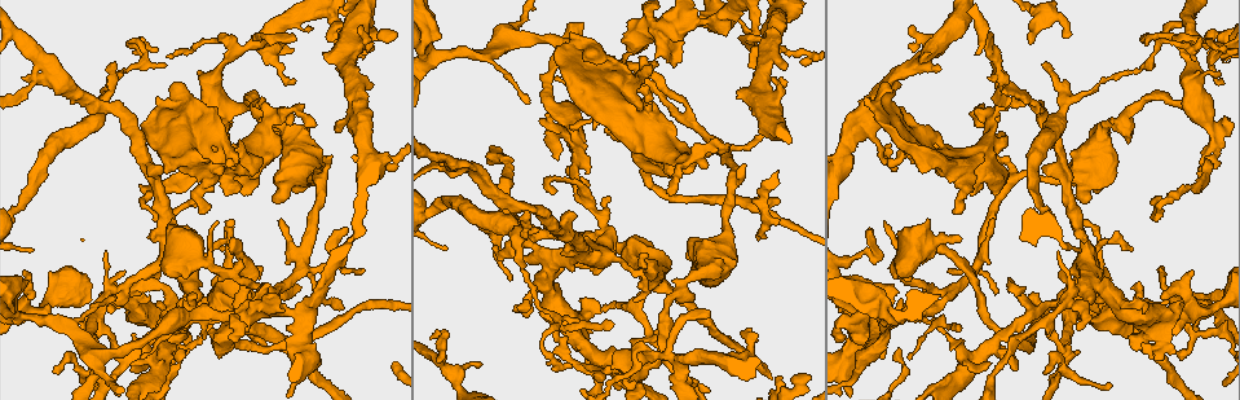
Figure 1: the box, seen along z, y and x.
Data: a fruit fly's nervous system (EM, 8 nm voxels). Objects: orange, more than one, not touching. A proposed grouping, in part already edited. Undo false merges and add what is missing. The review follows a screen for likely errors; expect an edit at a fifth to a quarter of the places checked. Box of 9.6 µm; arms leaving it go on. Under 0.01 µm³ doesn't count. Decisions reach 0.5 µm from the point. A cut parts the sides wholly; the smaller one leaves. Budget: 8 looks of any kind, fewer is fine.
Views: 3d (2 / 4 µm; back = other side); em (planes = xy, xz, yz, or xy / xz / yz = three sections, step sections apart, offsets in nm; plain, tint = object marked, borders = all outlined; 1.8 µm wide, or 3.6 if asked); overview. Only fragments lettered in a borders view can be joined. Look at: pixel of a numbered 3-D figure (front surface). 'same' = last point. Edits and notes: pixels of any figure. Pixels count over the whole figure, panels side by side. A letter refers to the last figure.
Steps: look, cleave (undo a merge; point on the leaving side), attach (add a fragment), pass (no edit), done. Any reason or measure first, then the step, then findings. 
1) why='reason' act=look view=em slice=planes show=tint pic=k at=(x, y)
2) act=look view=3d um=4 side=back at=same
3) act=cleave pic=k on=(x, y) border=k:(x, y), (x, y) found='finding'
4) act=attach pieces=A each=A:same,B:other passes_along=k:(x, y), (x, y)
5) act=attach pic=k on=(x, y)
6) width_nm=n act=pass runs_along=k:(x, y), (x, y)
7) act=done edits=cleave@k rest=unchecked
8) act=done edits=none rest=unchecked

why='branch stops here' act=look view=3d um=4 pic=1 at=(240, 142)

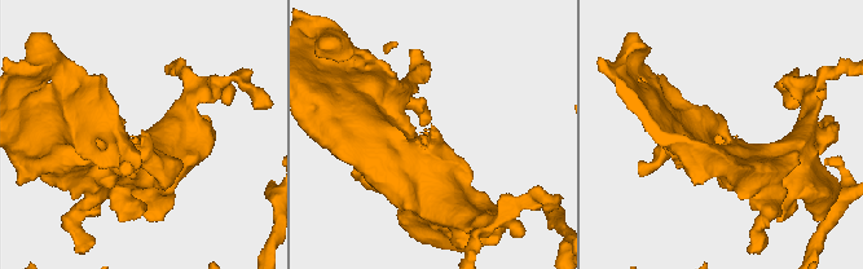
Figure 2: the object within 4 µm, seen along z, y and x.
act=look view=em slice=yz step=8 show=borders pic=2 at=(141, 132)

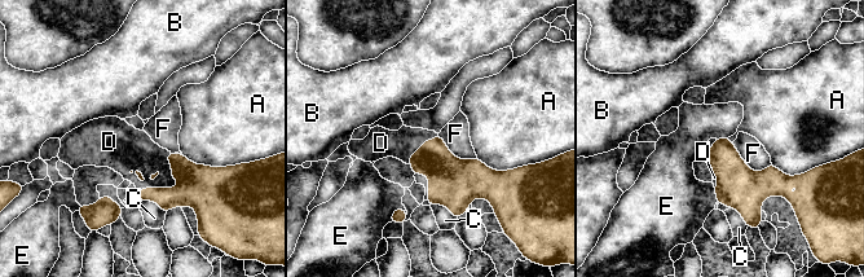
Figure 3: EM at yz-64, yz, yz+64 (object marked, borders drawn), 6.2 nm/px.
act=attach pieces=D each=A:other,B:other,C:other,D:same,E:other,F:other found='it goes on there'

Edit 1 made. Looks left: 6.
why='an open end' act=look view=em slice=planes show=borders pic=1 at=(744, 166)

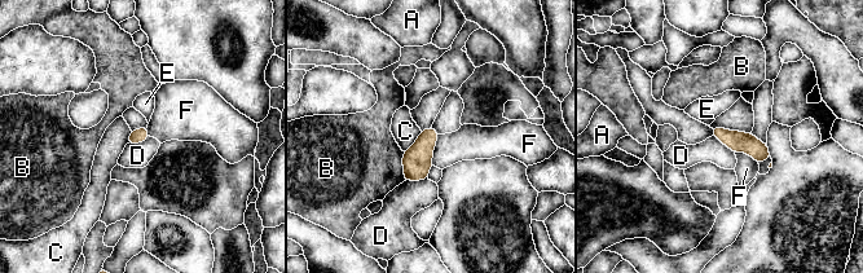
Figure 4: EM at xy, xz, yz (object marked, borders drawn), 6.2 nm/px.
width_nm=90 act=pass each=A:other,B:other,C:other,D:other,E:other,F:other found='none of them fits'

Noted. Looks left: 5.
why='branch stops here' act=look view=3d um=2 pic=1 at=(995, 292)

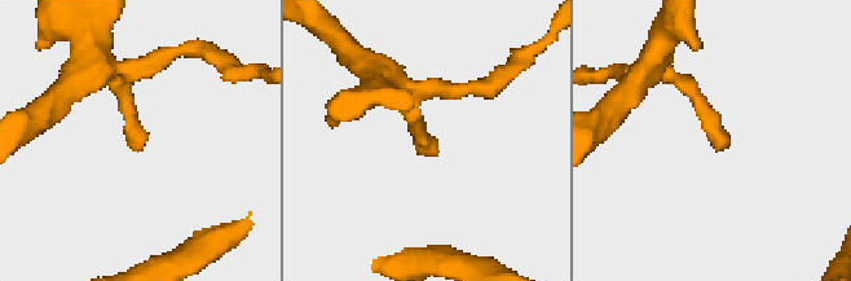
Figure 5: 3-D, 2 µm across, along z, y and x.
act=look view=em um=3.6 slice=planes show=borders pic=5 at=(138, 147)

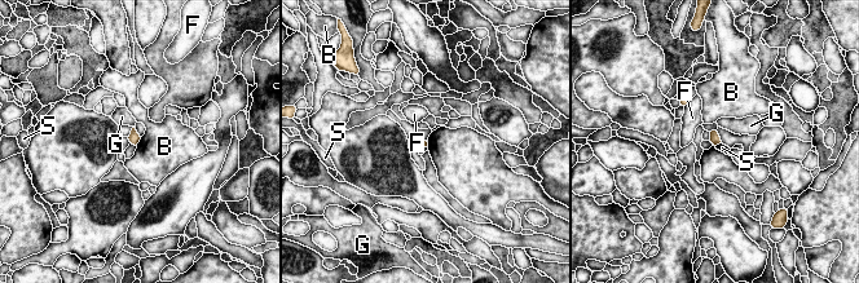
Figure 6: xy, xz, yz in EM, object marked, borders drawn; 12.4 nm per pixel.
longest_contact=S:130nm act=pass each=B:other,F:other,G:other,S:other border=6:(141, 137), (136, 145) found='none of them fits'

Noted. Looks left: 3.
act=done edits=attach@3 rest=unchecked

